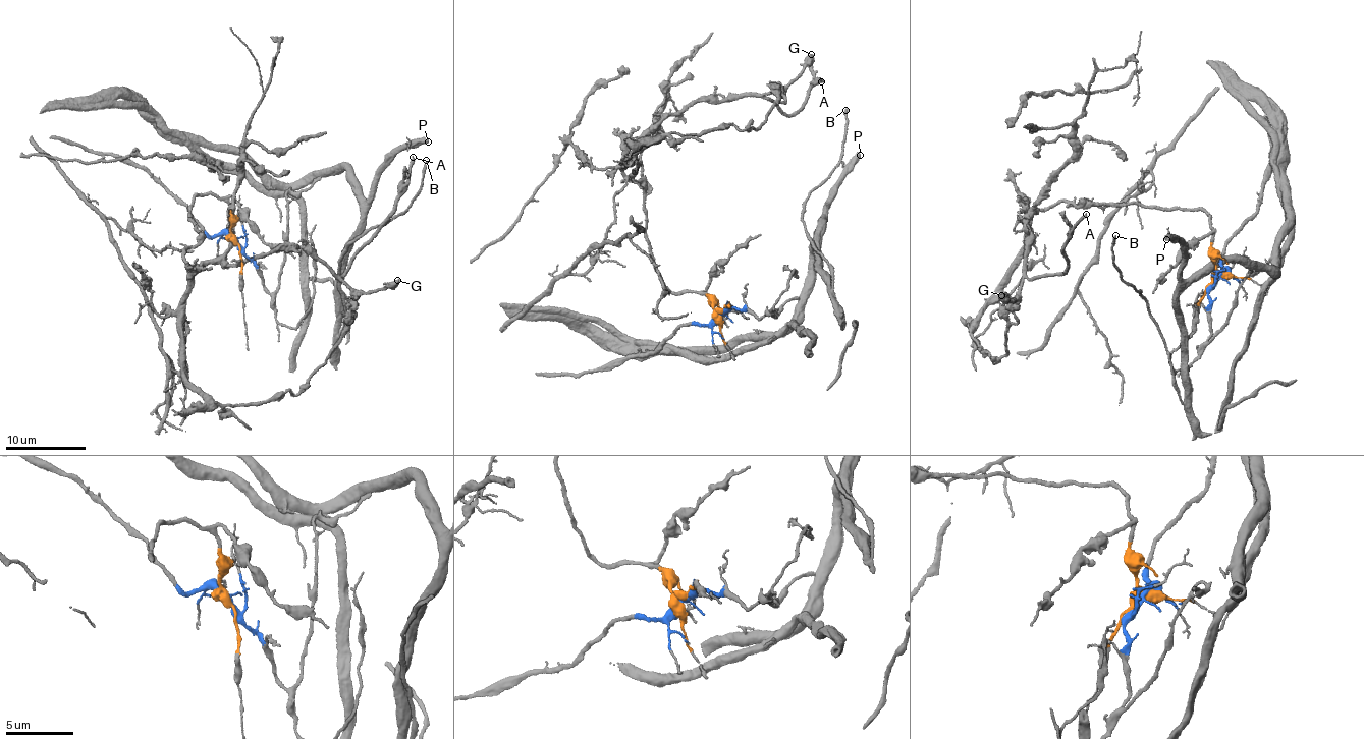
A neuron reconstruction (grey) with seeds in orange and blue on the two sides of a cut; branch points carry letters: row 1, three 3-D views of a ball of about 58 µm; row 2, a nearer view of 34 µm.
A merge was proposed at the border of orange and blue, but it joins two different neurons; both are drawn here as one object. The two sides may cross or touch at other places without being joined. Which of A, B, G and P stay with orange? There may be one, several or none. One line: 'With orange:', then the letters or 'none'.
With orange: A, G

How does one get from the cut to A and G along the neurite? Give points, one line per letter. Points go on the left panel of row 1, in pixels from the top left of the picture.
A: (233, 239), (229, 206), (198, 195), (189, 219), (202, 238), (186, 264), (308, 246), (341, 276), (413, 157)
G: (233, 239), (229, 206), (198, 195), (189, 219), (202, 238), (186, 264), (297, 245), (358, 292), (398, 280)

